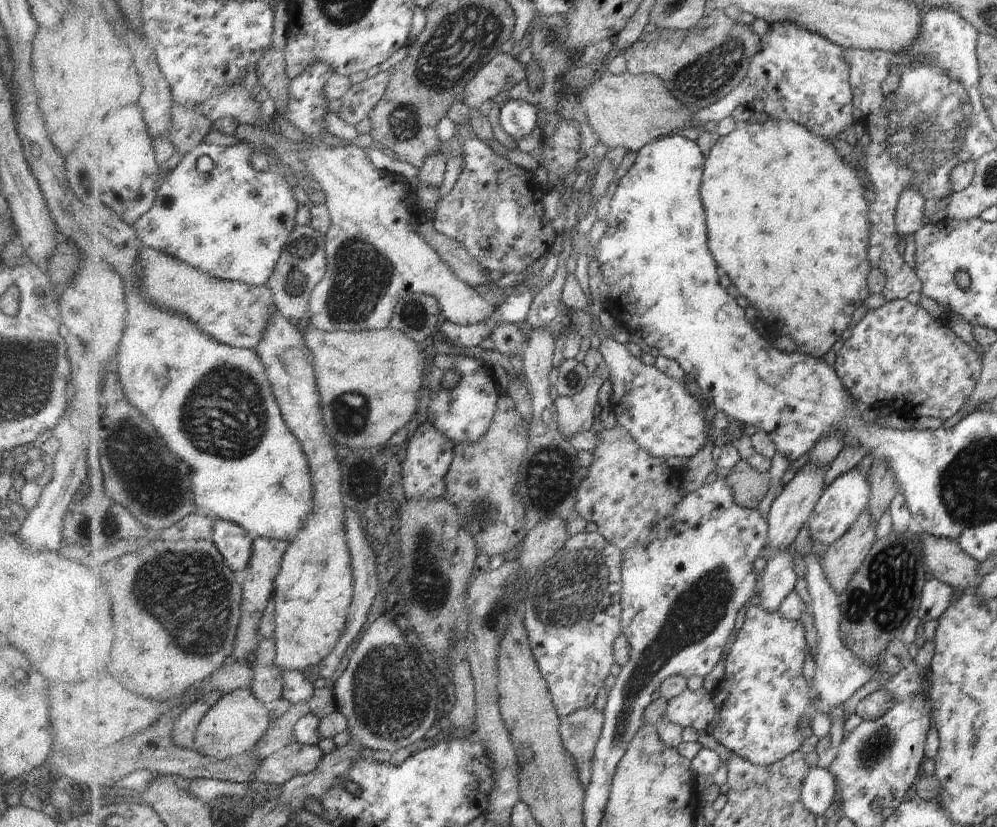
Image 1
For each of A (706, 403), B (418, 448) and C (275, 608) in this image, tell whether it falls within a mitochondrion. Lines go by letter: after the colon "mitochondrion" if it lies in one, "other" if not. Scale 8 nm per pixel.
A: other
B: other
C: other

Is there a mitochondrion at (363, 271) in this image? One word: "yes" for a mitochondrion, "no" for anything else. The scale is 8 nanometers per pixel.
yes

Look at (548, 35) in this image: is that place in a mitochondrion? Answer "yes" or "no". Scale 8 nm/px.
yes

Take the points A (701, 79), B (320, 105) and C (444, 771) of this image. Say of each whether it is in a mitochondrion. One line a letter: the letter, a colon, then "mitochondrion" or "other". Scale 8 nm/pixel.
A: mitochondrion
B: other
C: other

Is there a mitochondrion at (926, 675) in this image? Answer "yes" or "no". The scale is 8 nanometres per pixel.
no

